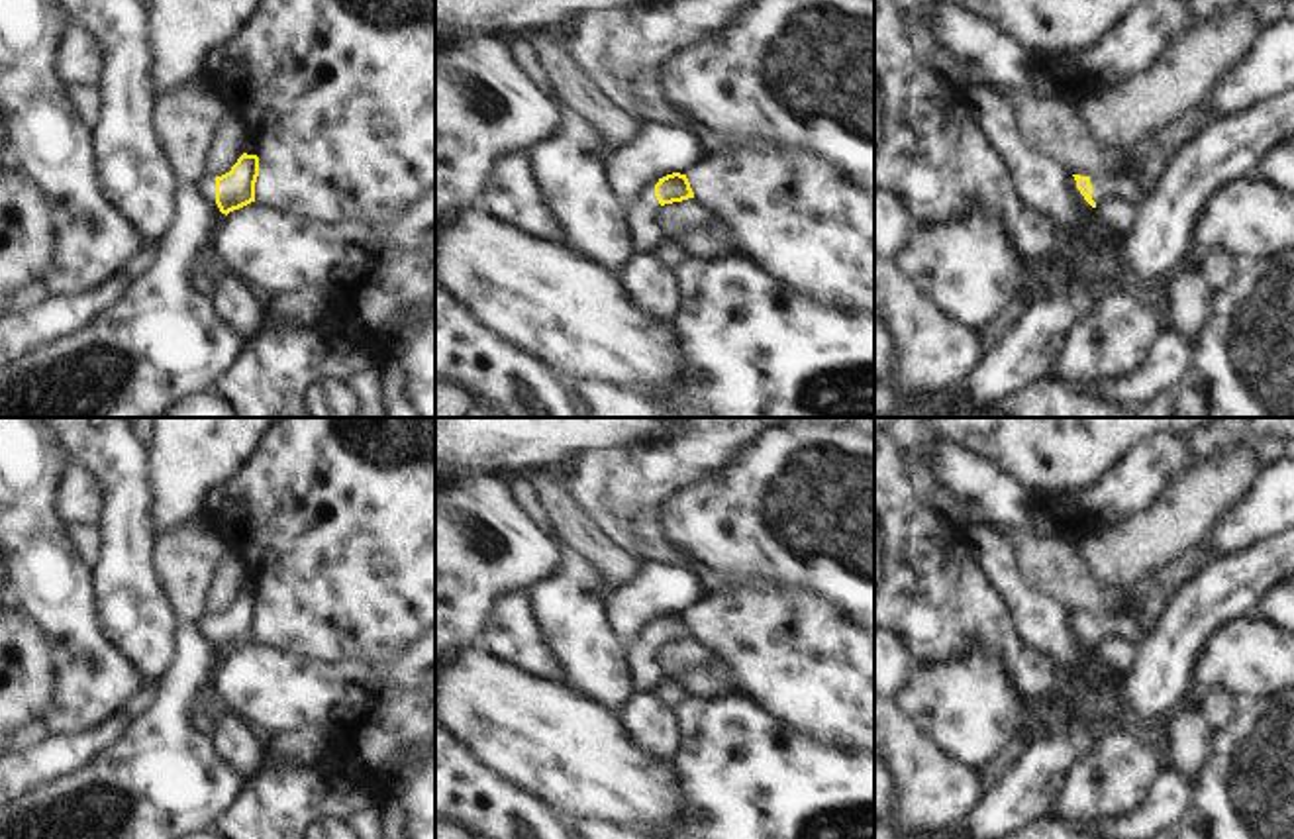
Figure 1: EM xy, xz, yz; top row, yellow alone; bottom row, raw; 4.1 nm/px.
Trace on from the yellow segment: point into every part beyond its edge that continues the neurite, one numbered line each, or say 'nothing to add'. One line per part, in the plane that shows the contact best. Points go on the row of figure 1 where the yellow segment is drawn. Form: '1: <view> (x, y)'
1: yz (1110, 181).

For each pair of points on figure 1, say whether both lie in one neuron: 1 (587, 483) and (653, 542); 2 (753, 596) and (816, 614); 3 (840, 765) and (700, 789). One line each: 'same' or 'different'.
1: same
2: same
3: same

